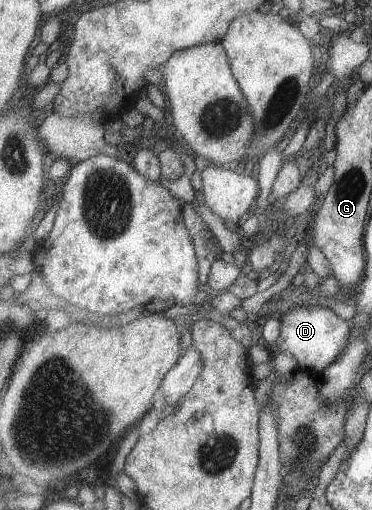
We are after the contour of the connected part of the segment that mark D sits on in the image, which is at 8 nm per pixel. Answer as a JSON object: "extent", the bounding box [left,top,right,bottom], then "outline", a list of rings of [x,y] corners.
{"extent":[275,306,351,375],"outline":[[[295,306],[281,316],[281,319],[283,326],[275,344],[276,349],[279,352],[291,352],[299,361],[301,369],[310,370],[316,375],[331,366],[333,362],[337,362],[351,344],[351,323],[327,307]]]}

